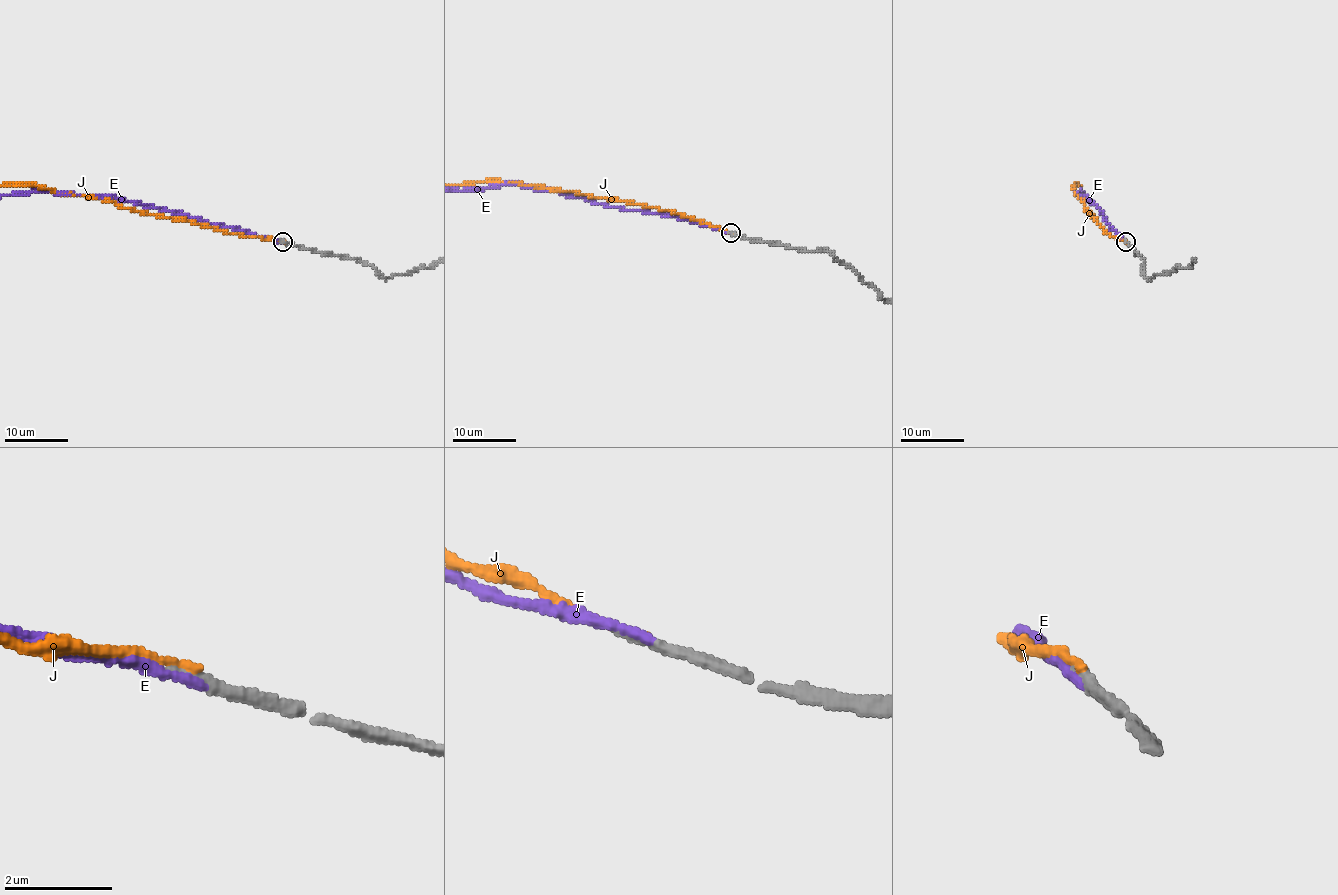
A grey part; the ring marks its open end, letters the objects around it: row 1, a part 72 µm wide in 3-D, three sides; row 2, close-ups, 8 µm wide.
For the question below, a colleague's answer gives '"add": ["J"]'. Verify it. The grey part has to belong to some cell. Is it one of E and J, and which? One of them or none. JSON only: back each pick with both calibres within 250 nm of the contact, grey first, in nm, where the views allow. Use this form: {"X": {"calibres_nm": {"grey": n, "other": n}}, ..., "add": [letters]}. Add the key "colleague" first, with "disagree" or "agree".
{"colleague": "disagree", "E": {"calibres_nm": {"grey": 240, "other": 180}}, "add": ["E"]}

